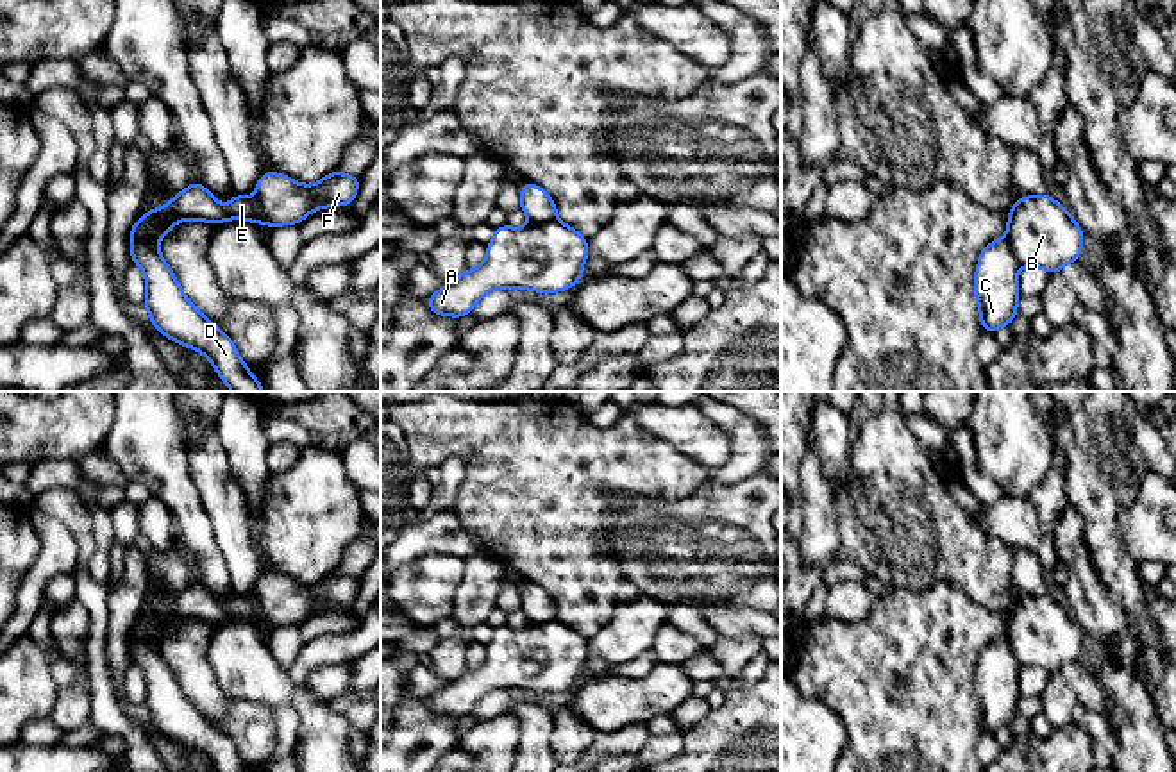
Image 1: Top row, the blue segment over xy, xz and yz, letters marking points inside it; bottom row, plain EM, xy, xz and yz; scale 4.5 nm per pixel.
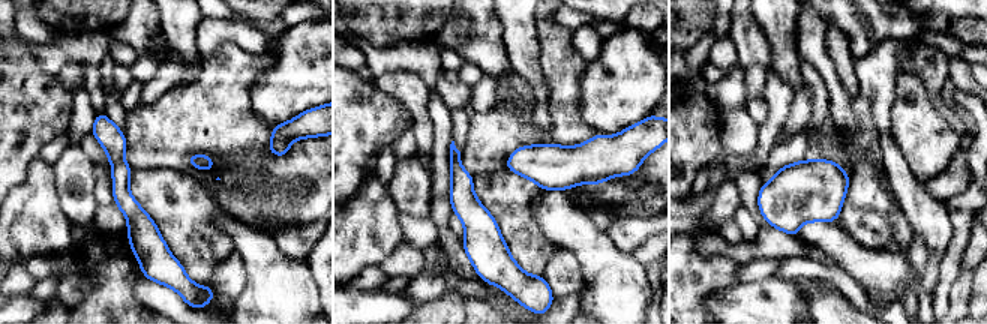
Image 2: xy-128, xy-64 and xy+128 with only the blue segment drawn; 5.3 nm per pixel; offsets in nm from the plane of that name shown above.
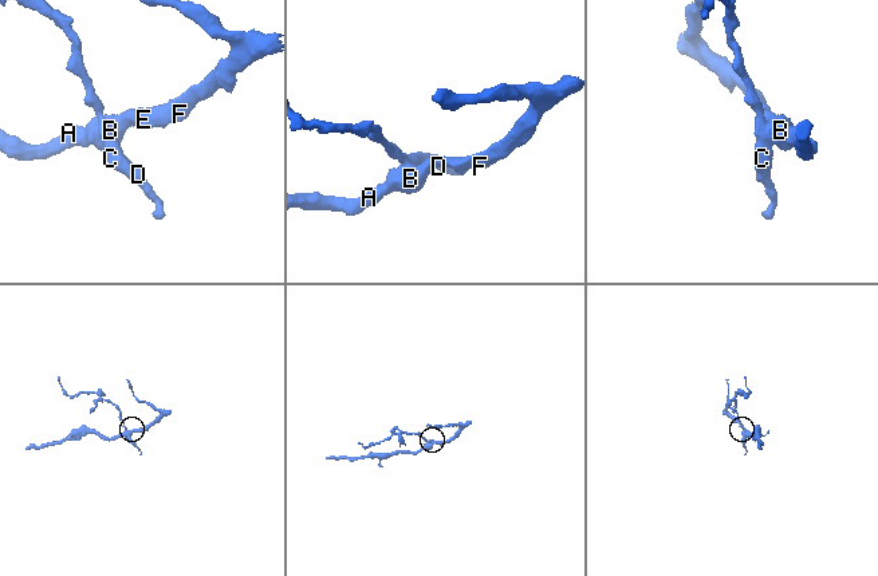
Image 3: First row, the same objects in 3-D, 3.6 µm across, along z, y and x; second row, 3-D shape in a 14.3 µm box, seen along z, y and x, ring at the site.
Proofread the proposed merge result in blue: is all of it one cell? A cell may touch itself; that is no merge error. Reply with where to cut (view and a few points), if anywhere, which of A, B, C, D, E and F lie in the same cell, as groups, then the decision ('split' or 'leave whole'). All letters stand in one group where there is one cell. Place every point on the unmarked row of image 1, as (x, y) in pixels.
cut xy (143, 615), (143, 637), (156, 647); groups A B E F / C D; split

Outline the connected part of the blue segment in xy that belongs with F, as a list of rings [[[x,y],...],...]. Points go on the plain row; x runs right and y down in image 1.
[[[338,568],[311,586],[298,584],[284,574],[266,570],[254,590],[254,599],[232,590],[229,609],[200,583],[193,581],[164,608],[148,609],[143,620],[143,638],[157,647],[161,638],[181,620],[200,620],[218,625],[225,620],[250,620],[268,627],[304,622],[313,609],[350,606],[359,592],[361,577],[343,575]]]

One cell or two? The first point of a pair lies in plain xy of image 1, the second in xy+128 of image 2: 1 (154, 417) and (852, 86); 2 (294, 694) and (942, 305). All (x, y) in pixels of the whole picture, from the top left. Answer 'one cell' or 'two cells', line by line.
1: two cells
2: two cells

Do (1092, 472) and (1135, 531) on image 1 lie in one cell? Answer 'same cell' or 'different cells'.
different cells

